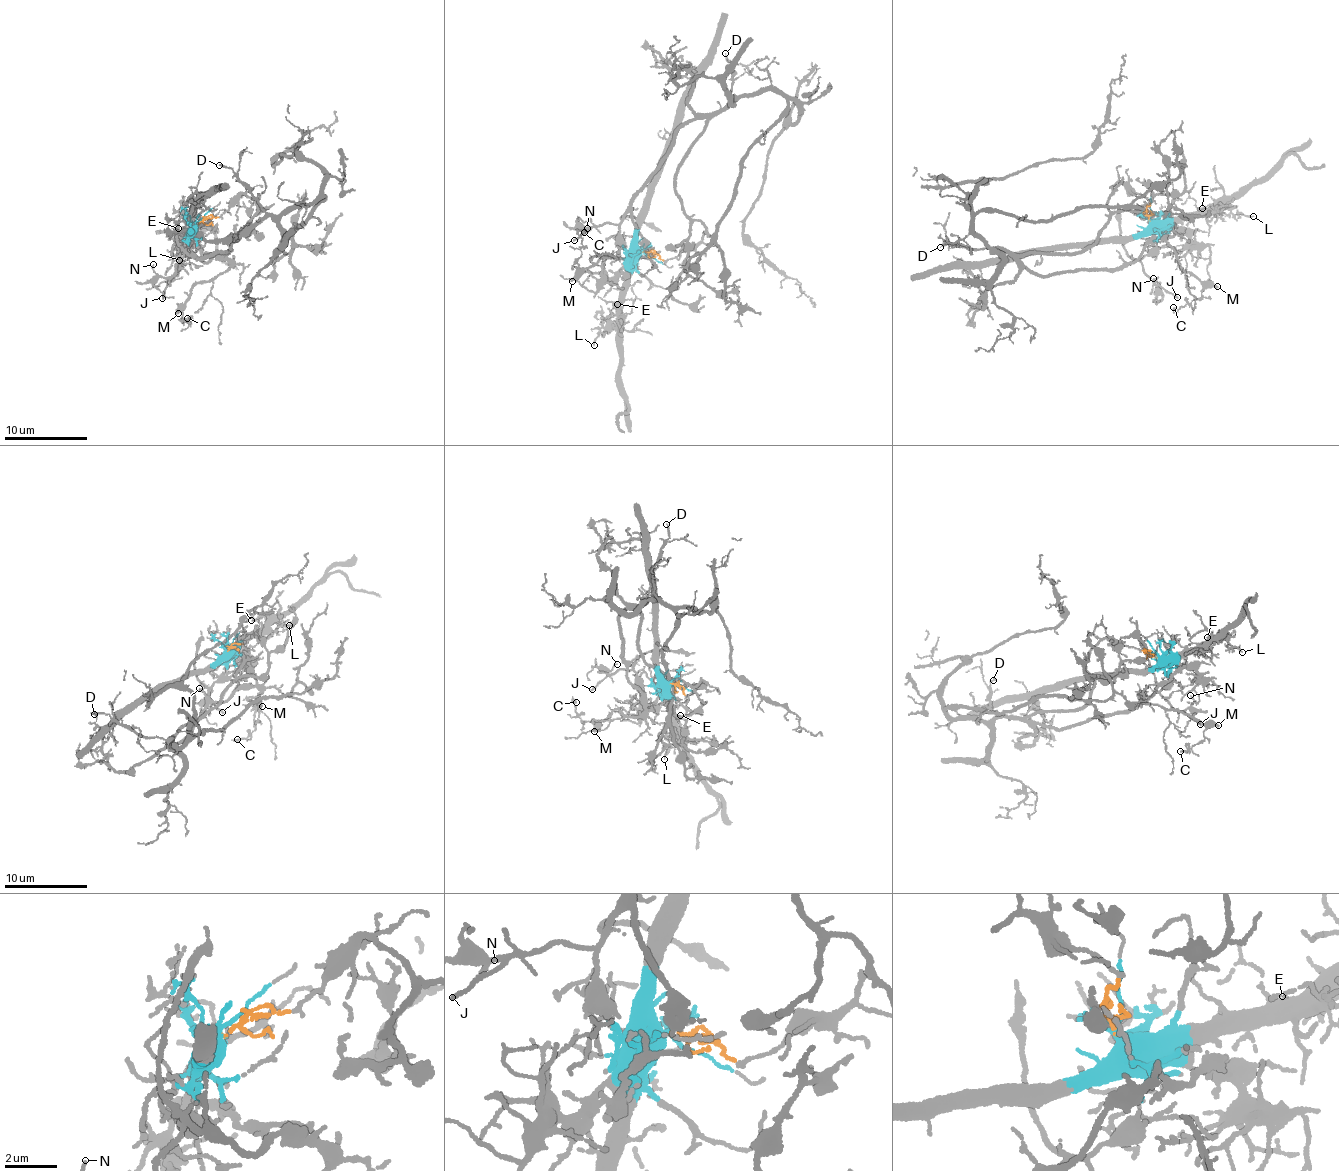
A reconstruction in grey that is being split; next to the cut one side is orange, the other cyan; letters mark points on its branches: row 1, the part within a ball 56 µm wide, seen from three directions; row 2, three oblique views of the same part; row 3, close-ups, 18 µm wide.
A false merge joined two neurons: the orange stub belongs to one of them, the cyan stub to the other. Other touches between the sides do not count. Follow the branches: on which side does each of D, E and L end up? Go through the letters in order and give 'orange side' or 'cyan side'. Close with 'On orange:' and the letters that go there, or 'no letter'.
D: orange side
E: cyan side
L: cyan side
On orange: D

